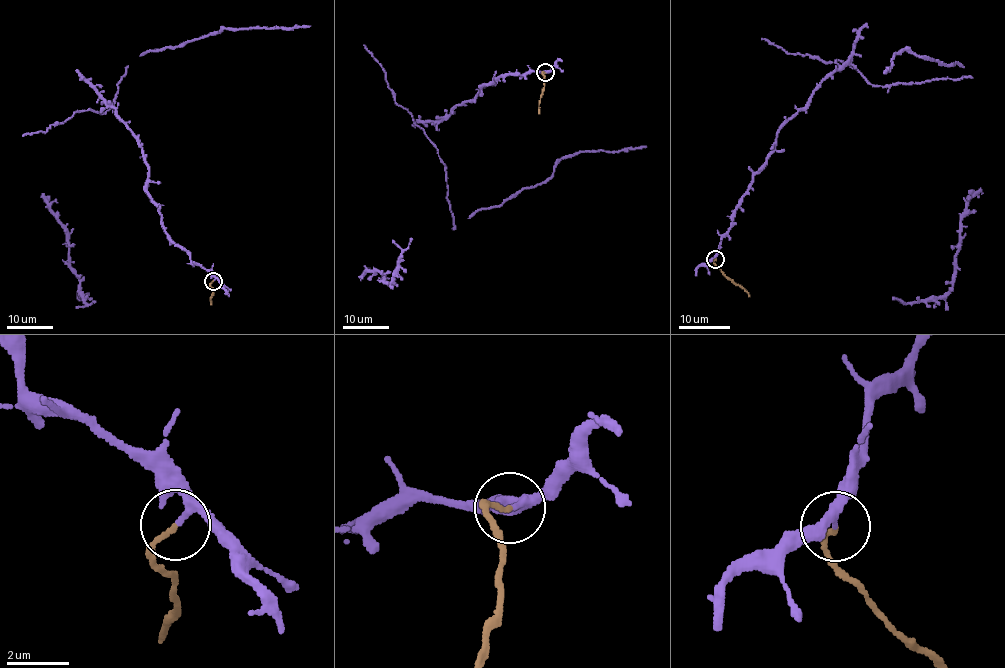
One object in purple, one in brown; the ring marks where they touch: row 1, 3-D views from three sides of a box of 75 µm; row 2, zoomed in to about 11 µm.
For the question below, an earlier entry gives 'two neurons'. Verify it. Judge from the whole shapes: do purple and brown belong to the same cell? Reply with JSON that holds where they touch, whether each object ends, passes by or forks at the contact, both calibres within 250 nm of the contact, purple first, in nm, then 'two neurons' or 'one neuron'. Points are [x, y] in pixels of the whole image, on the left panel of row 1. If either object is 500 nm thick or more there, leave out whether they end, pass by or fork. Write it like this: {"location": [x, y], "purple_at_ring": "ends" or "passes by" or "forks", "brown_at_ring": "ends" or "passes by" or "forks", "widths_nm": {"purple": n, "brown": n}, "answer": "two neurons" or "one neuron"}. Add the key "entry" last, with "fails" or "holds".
{"location": [213, 281], "purple_at_ring": "passes by", "brown_at_ring": "ends", "widths_nm": {"purple": 190, "brown": 150}, "answer": "two neurons", "entry": "holds"}

